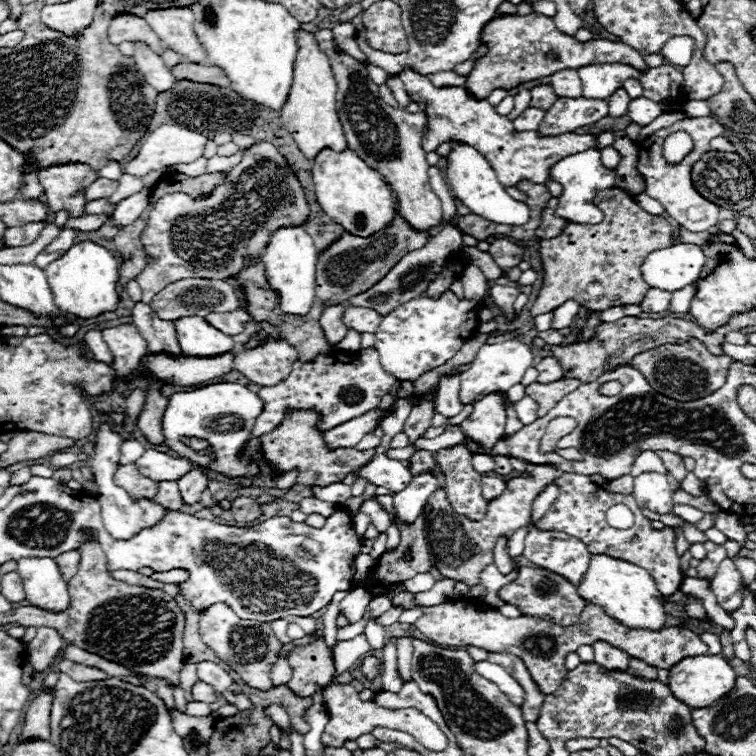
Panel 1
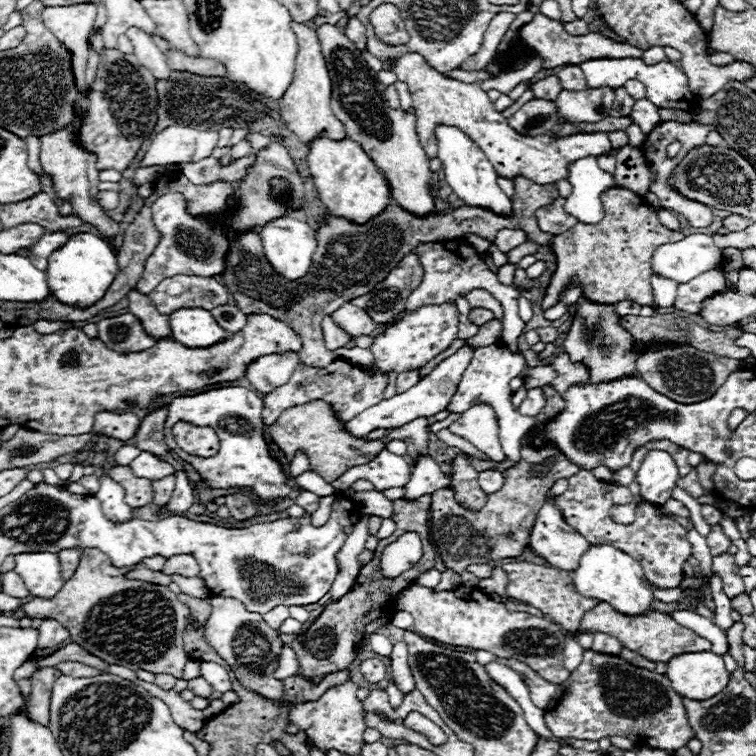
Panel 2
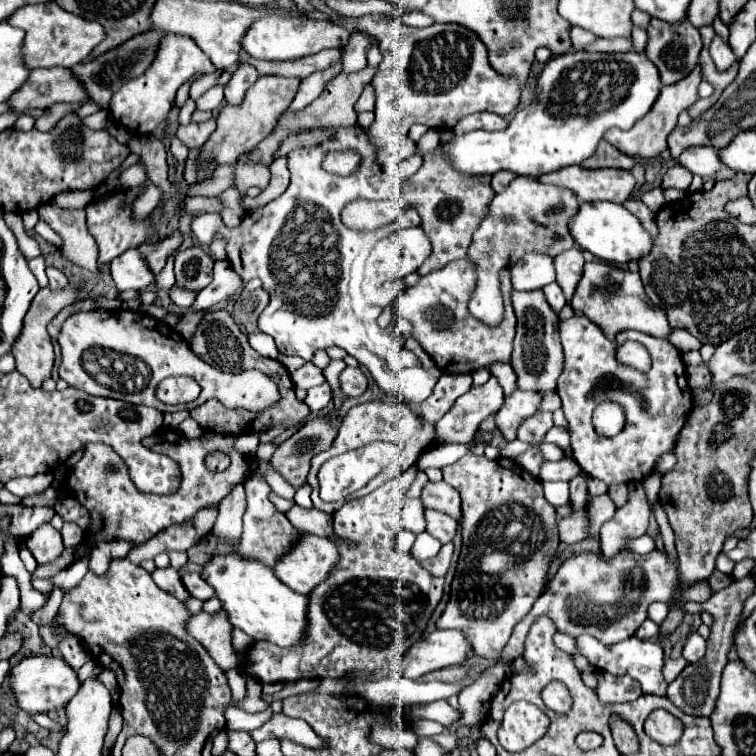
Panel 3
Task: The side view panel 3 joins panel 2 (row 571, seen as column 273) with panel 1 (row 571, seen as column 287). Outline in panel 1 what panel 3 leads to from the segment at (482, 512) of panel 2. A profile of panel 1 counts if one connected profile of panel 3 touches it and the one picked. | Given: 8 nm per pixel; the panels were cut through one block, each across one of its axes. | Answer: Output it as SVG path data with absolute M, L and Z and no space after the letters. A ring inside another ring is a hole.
M526 464L526 474L522 476L516 476L516 478L510 478L506 482L506 488L504 492L496 498L496 500L490 500L488 502L488 512L484 516L484 520L468 520L466 516L462 514L456 514L454 508L448 504L448 498L446 498L446 492L444 488L438 488L430 500L428 500L428 516L426 516L426 536L428 536L428 544L432 548L432 554L436 558L436 568L442 572L444 578L452 578L456 582L464 582L468 586L476 586L478 584L478 574L484 570L484 566L492 564L494 562L494 546L498 542L500 536L506 536L508 540L514 536L514 532L526 524L532 522L532 504L534 504L534 498L548 486L556 480L556 476L560 476L564 472L560 472L558 468L550 466L550 464Z

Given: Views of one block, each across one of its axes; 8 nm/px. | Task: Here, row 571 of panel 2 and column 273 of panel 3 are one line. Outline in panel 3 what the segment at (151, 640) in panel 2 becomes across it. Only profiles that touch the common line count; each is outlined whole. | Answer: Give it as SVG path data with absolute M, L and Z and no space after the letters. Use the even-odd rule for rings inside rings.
M260 76L254 86L250 88L250 92L246 94L244 104L240 106L224 106L216 118L216 130L212 132L212 136L204 142L204 146L200 148L200 156L198 160L202 160L202 164L234 164L236 158L246 150L254 150L266 136L272 134L274 126L276 126L276 118L290 106L290 102L294 100L296 92L298 92L300 80L298 78L282 78L282 76Z

